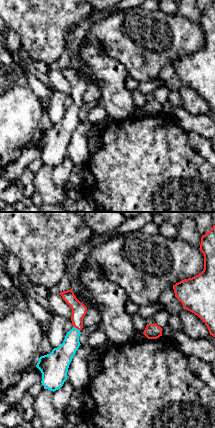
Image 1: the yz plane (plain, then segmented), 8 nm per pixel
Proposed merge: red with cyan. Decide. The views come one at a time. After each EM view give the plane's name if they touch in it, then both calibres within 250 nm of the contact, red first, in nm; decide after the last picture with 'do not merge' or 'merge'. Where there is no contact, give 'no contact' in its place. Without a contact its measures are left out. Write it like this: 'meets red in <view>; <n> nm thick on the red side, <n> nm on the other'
meets red in yz; 120 nm thick on the red side, 150 nm on the other

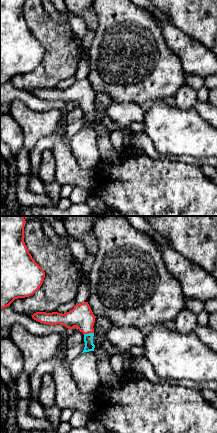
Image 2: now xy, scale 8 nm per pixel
meets red in xy; 190 nm thick on the red side, 80 nm on the other

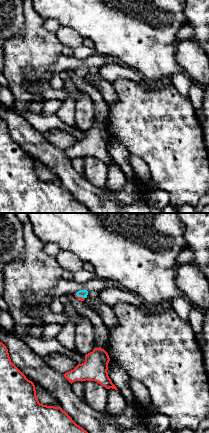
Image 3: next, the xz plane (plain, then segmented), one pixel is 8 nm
meets red in xz; 30 nm thick on the red side, 60 nm on the other

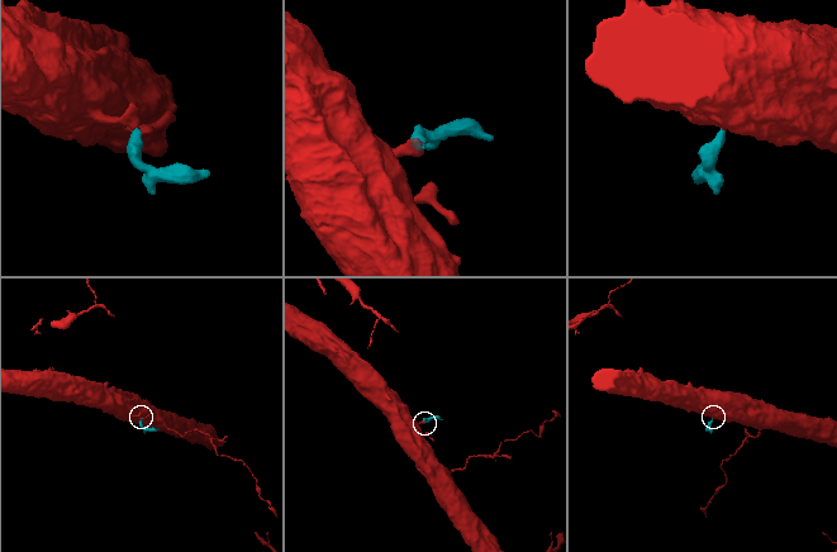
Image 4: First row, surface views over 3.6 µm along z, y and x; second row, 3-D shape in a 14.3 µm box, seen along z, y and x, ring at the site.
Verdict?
merge

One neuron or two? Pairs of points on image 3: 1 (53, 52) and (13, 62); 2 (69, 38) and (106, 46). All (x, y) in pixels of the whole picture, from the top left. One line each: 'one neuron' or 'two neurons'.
1: one neuron
2: two neurons

